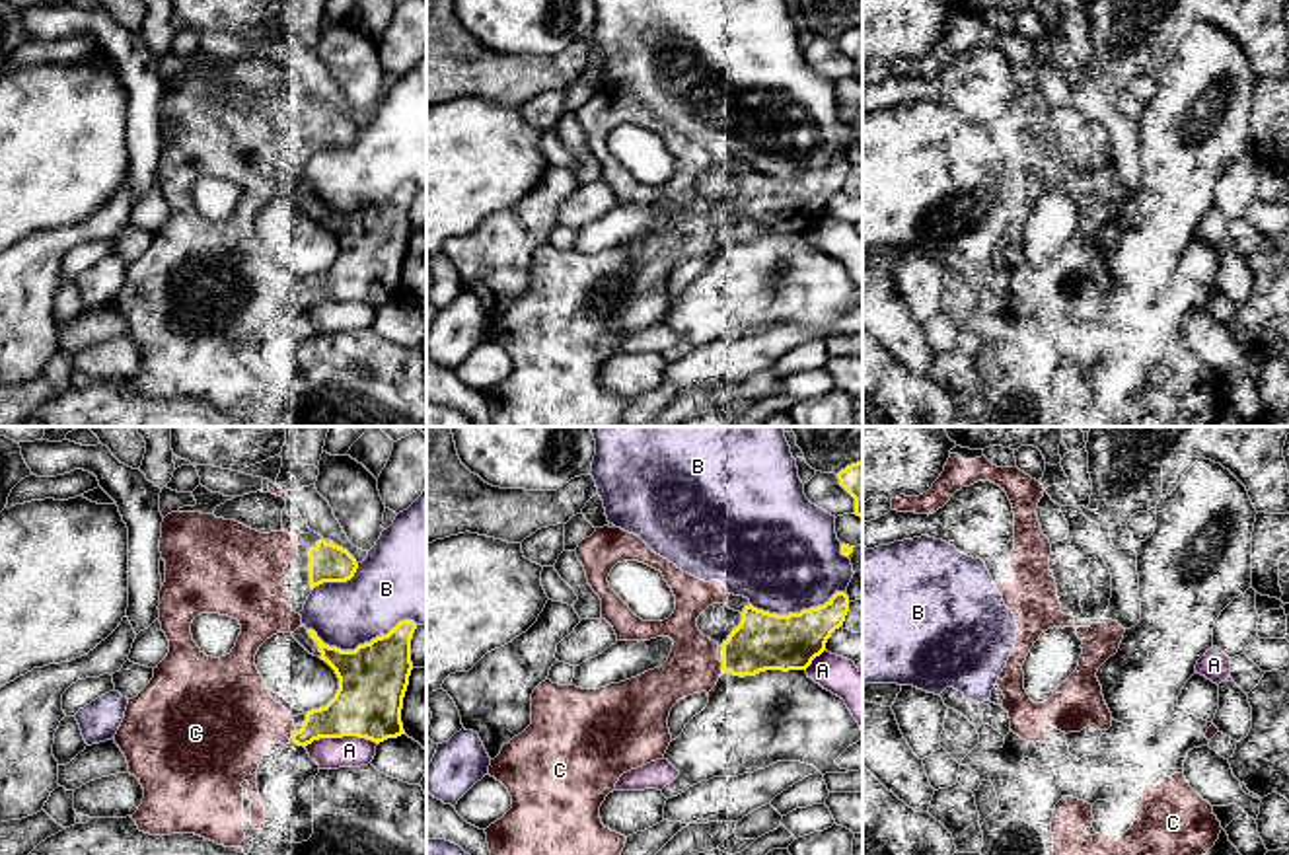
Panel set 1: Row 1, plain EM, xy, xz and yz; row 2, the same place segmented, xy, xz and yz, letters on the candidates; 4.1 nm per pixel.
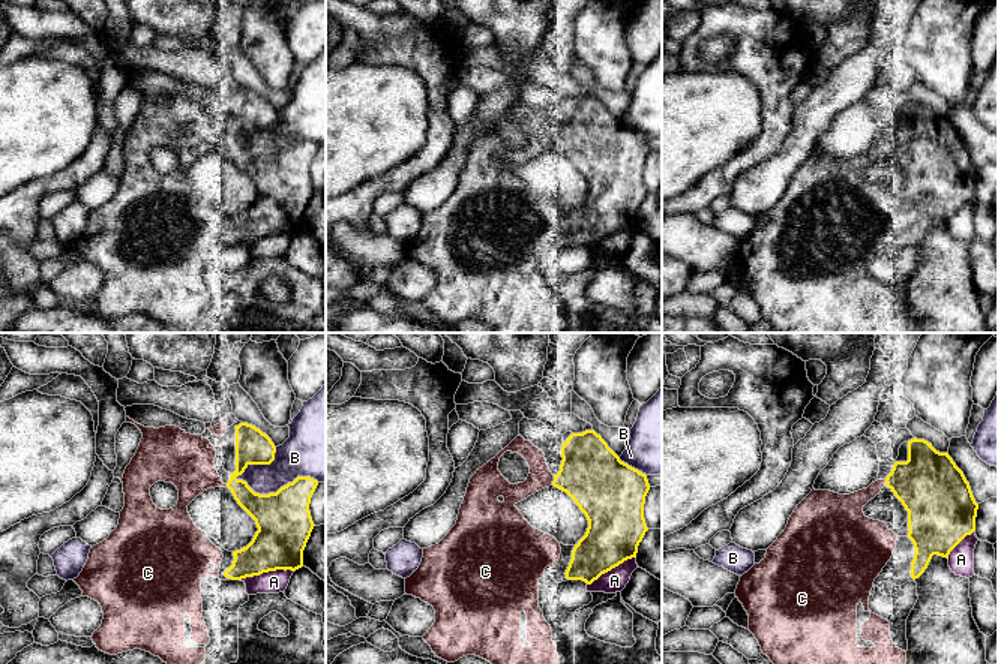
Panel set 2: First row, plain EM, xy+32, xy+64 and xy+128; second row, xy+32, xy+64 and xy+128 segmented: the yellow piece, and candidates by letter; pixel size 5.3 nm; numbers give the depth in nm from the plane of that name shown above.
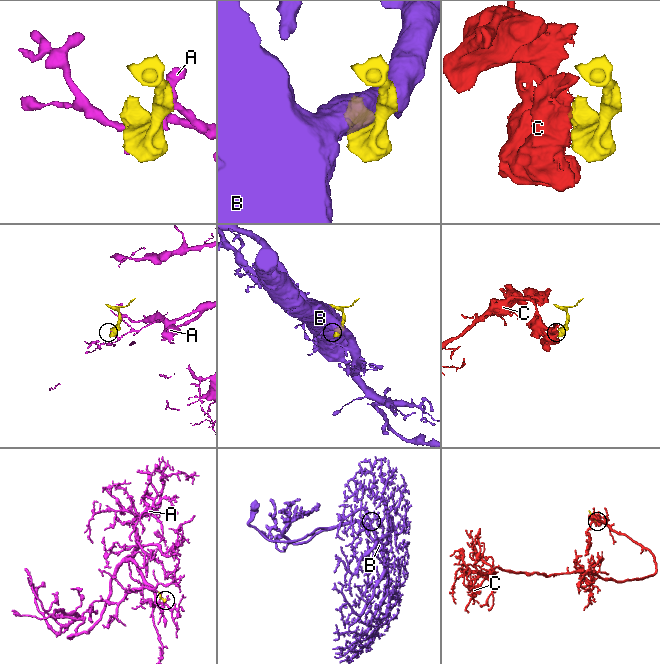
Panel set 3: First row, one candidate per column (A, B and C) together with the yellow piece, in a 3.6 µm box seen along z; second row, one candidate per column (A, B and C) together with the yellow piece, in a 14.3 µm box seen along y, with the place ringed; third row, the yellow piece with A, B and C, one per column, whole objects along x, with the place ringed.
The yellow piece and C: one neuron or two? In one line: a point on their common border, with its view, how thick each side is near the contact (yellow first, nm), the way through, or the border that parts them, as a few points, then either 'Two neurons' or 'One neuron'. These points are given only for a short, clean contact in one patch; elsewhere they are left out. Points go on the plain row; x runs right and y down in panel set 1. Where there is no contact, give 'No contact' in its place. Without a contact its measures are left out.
Touches yellow at xy (293, 298). Thickness 190 nm (yellow) against 320 nm. One neuron

